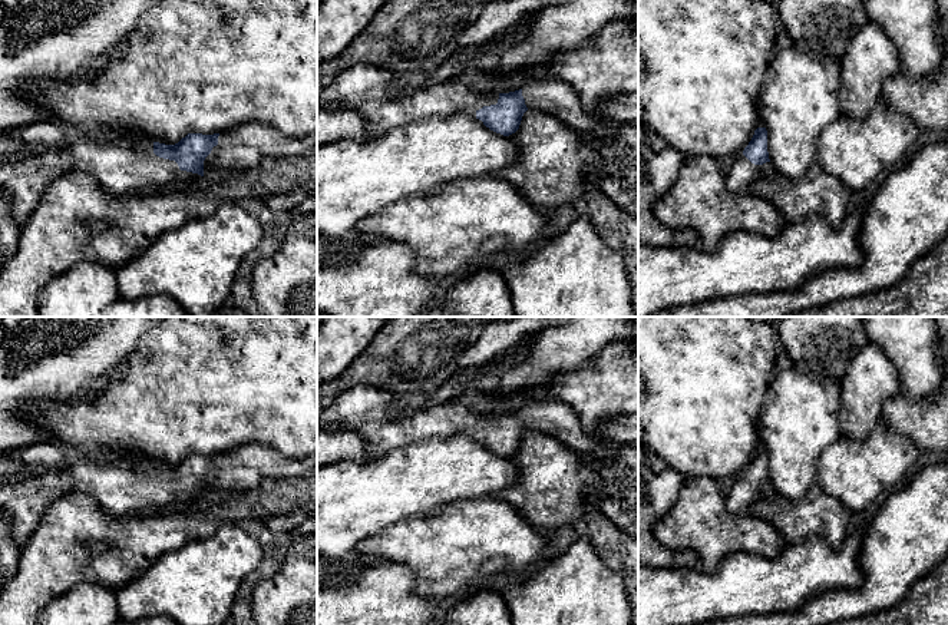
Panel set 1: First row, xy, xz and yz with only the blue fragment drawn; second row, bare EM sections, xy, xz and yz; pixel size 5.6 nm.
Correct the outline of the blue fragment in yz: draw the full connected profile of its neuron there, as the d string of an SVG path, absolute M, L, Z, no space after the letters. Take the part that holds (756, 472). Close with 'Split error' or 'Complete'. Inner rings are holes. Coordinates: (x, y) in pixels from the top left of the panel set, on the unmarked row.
M757 449L744 472L734 477L730 493L724 499L729 513L746 513L759 499L774 493L767 473L767 452Z. Split error

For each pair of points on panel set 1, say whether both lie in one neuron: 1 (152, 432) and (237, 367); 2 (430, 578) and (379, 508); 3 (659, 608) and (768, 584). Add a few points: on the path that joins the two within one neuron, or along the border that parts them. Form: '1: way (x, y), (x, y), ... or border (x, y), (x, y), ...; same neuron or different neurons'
1: way (174, 410), (205, 379), (215, 373); same neuron
2: border (426, 516), (399, 521), (363, 541); different neurons
3: way (686, 597), (713, 597), (740, 587); same neuron

